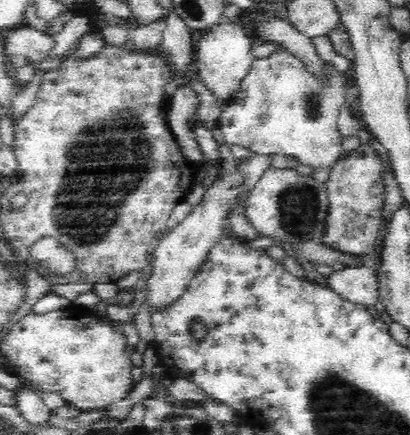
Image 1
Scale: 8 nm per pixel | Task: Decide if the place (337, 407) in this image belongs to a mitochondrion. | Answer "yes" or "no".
yes

